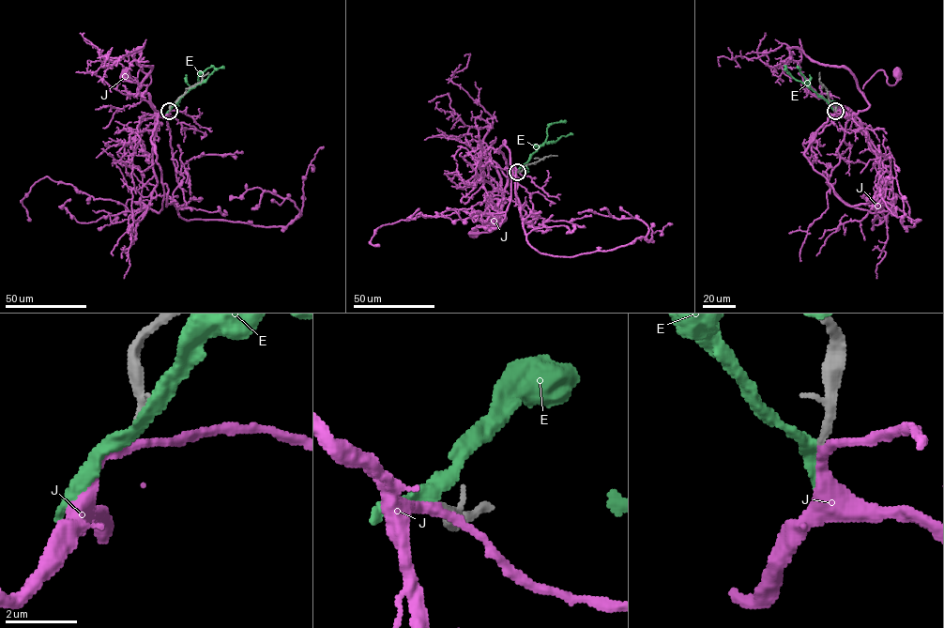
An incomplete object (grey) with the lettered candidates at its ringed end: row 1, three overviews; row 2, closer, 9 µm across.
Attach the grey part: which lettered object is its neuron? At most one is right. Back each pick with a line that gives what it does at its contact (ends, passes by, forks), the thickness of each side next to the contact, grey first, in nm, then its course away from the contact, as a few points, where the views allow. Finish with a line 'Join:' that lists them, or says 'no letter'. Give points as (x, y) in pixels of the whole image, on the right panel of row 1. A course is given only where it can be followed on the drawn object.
J: it passes by; calibres 220 and 280 nm; course (835, 111), (832, 117), (864, 110), (869, 104), (864, 84), (881, 69), (894, 84), (895, 73)
Join: J

